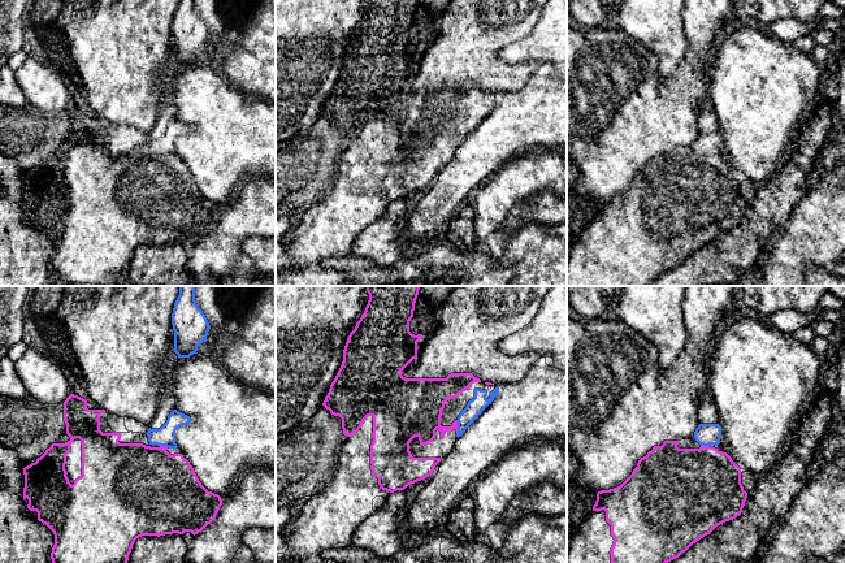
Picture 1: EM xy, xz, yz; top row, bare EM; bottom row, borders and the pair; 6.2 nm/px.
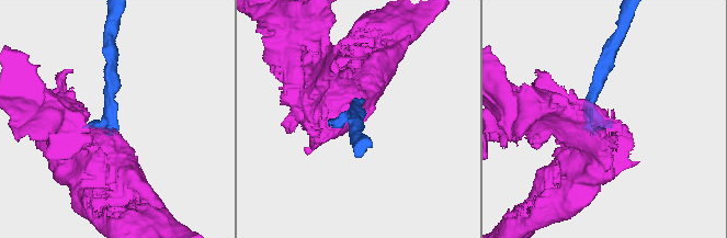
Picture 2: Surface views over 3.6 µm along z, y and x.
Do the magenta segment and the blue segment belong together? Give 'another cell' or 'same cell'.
same cell

